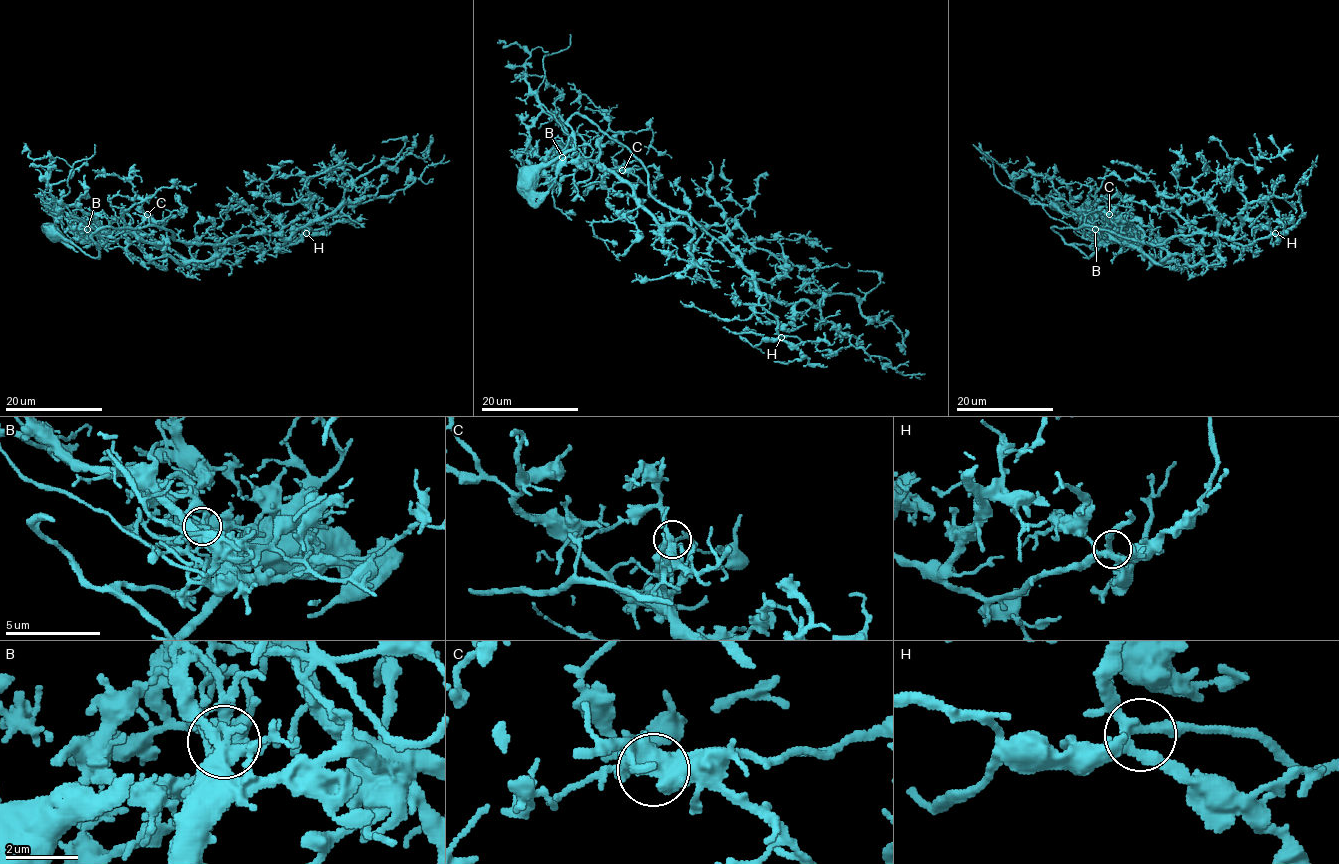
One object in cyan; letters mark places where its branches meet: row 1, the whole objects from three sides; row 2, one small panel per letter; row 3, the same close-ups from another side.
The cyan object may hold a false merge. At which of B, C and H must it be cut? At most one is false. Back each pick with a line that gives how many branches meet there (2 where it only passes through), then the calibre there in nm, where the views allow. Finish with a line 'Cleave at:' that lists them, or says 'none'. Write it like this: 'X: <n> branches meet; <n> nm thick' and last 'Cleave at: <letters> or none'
B: 5 branches meet; 200 nm thick
Cleave at: B

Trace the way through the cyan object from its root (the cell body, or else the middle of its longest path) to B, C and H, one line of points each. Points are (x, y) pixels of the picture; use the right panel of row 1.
B: (1120, 233), (1120, 213), (1123, 233), (1119, 240), (1111, 241), (1096, 229)
C: (1120, 233), (1120, 213), (1123, 223), (1122, 236), (1116, 241), (1100, 242), (1099, 233), (1108, 230), (1109, 214)
H: (1120, 233), (1120, 213), (1122, 236), (1099, 240), (1105, 231), (1159, 263), (1170, 237), (1251, 245), (1275, 233)

